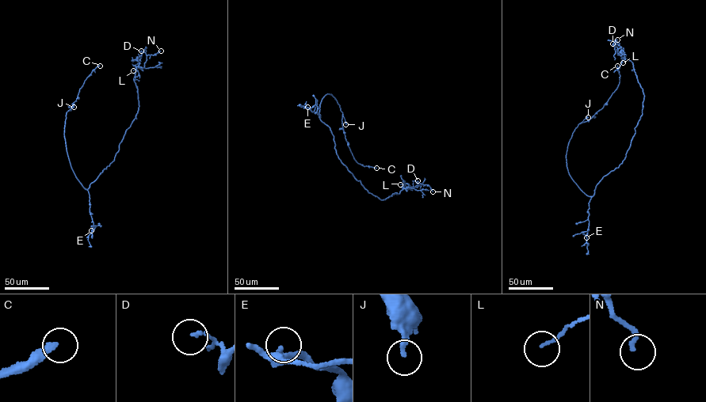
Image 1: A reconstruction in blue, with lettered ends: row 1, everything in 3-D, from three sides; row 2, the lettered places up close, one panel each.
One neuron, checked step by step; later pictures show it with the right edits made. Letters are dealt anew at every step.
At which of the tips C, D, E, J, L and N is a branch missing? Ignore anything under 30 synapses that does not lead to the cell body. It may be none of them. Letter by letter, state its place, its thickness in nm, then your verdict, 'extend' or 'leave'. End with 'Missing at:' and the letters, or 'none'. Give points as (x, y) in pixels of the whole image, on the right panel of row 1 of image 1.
C: place (617, 66); calibre 280 nm; extend
D: place (612, 43); calibre 130 nm; leave
E: place (586, 237); calibre 130 nm; leave
J: place (588, 117); calibre 240 nm; leave
L: place (623, 62); calibre 100 nm; leave
N: place (617, 39); calibre 190 nm; leave
Missing at: C

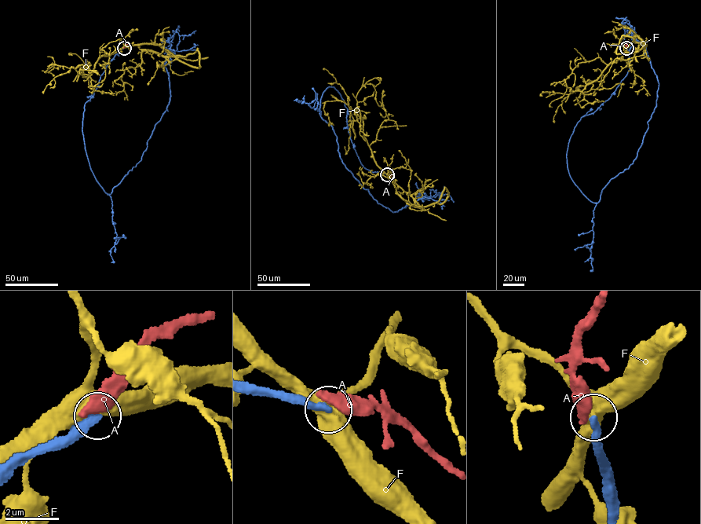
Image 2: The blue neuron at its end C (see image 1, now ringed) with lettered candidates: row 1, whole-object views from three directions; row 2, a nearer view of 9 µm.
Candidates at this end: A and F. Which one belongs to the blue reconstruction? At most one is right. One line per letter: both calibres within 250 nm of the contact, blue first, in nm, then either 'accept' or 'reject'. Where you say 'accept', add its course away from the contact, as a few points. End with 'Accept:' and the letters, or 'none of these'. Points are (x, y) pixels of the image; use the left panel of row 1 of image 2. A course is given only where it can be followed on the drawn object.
A: calibres 360 and 500 nm; reject
F: calibres 400 and 460 nm; reject
Accept: none of these

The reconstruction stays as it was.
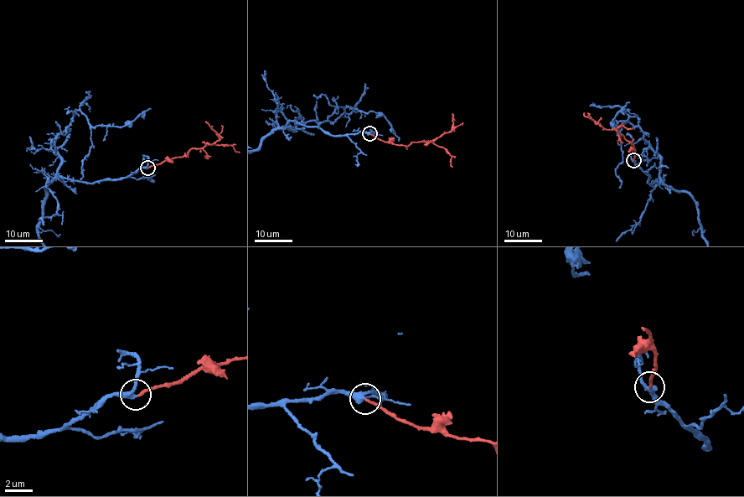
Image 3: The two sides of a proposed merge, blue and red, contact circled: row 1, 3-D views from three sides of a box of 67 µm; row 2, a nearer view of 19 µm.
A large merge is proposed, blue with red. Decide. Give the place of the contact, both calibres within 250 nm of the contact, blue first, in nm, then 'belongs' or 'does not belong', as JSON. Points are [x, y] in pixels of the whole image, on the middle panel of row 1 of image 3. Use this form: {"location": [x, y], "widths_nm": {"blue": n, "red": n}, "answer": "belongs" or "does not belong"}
{"location": [369, 133], "widths_nm": {"blue": 360, "red": 200}, "answer": "belongs"}

